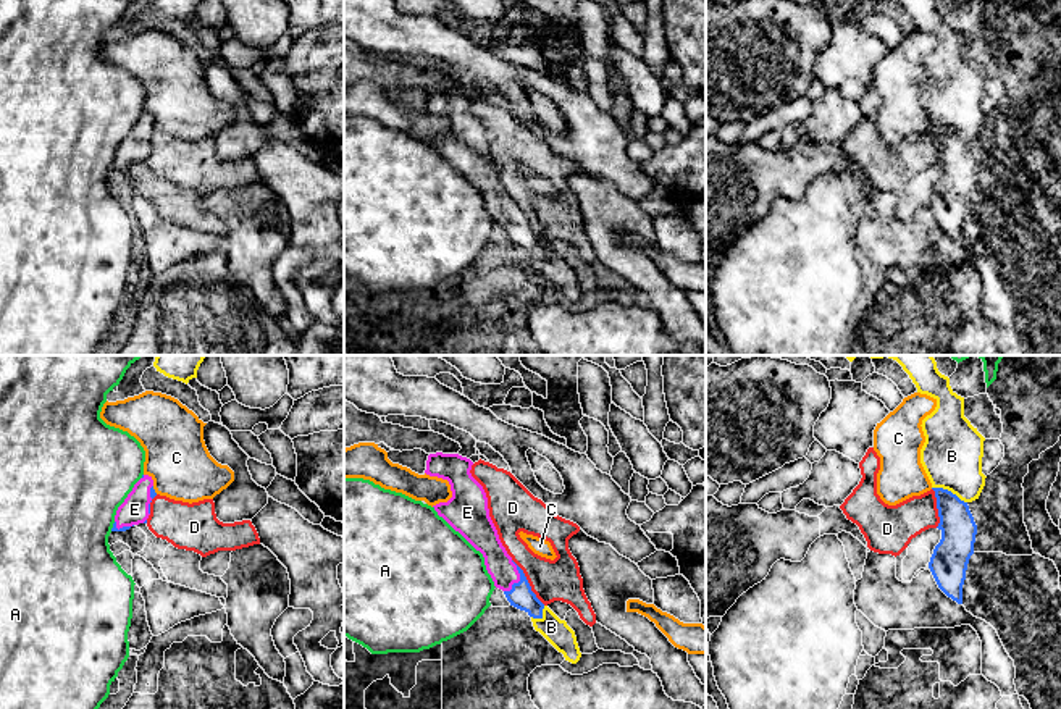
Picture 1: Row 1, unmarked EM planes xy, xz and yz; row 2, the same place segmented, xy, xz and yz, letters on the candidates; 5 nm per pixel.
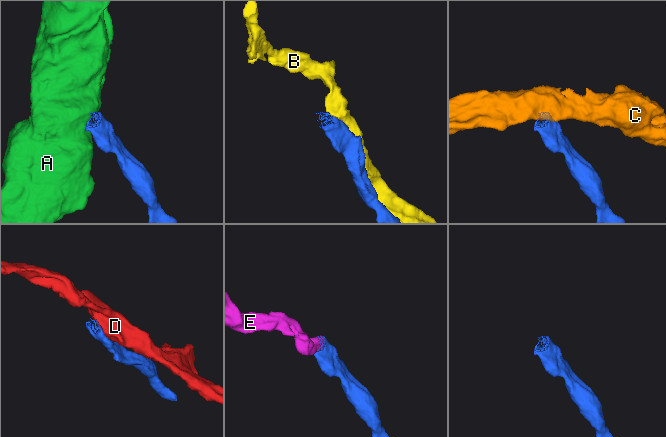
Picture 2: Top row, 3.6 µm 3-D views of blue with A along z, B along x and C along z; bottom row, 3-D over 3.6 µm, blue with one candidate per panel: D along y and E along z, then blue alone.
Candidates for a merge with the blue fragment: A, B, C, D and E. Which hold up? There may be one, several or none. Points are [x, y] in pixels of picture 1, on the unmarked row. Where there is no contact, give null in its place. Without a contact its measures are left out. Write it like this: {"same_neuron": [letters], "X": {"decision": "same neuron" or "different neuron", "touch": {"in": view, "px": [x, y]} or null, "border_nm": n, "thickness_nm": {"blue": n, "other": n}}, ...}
{"same_neuron": ["E"], "A": {"decision": "different neuron", "touch": {"in": "xy", "px": [113, 165]}, "border_nm": 50, "thickness_nm": {"blue": 20, "other": 480}}, "B": {"decision": "different neuron", "touch": {"in": "yz", "px": [950, 130]}, "border_nm": 190, "thickness_nm": {"blue": 180, "other": 300}}, "C": {"decision": "different neuron", "touch": {"in": "xy", "px": [154, 128]}, "border_nm": 50, "thickness_nm": {"blue": 30, "other": 320}}, "D": {"decision": "different neuron", "touch": {"in": "xz", "px": [527, 220]}, "border_nm": 280, "thickness_nm": {"blue": 120, "other": 200}}, "E": {"decision": "same neuron", "touch": {"in": "xz", "px": [520, 217]}, "border_nm": 170, "thickness_nm": {"blue": 120, "other": 140}}}

